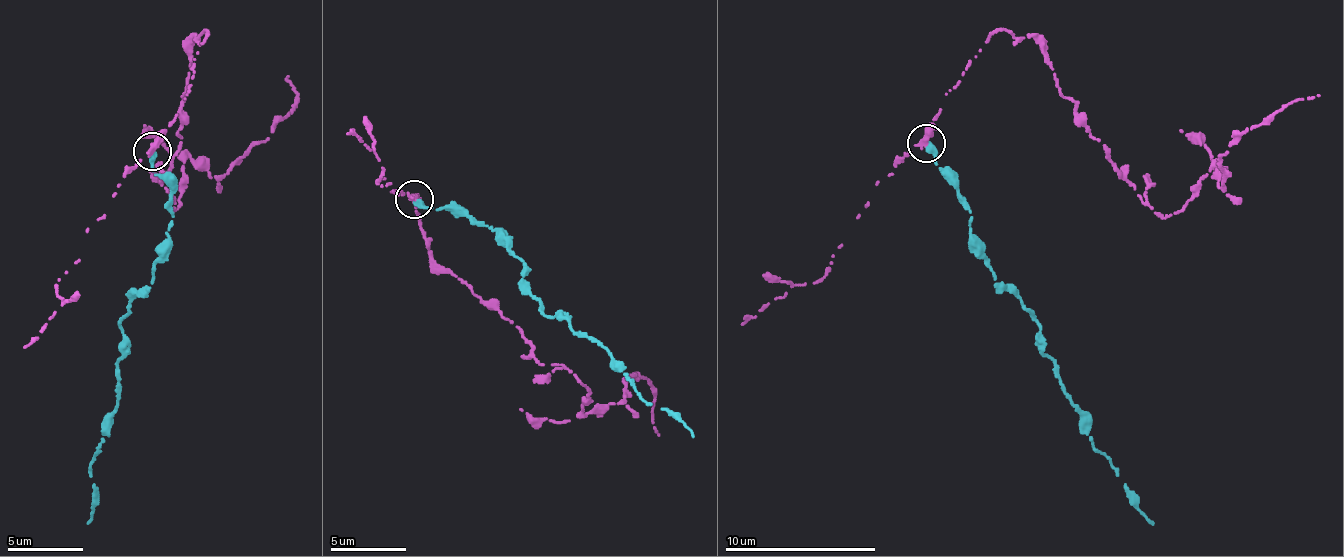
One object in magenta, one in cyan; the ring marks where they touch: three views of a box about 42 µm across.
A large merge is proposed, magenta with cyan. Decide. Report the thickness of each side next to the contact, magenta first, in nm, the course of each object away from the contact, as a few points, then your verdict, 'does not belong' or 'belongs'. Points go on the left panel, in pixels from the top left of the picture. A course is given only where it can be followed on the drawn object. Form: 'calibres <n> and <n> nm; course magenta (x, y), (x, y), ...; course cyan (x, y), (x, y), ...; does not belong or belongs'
calibres 440 and 400 nm; course magenta (151, 150), (199, 32), (181, 145), (159, 181), (174, 210), (186, 158), (220, 177), (290, 115), (287, 77); course cyan (151, 150), (153, 172), (173, 194), (167, 246), (120, 322), (120, 400), (90, 462), (94, 503), (87, 525); does not belong

